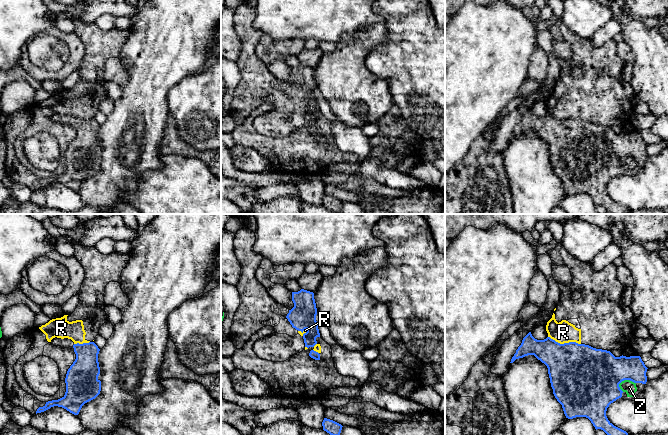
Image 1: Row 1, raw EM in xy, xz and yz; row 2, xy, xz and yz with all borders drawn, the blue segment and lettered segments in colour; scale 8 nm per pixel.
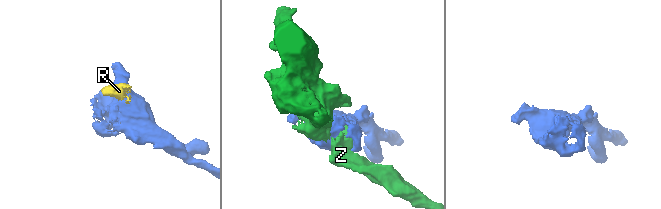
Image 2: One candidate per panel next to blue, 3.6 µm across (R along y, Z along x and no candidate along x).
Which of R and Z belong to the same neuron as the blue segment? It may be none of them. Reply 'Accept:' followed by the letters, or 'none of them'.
Accept: none of them

